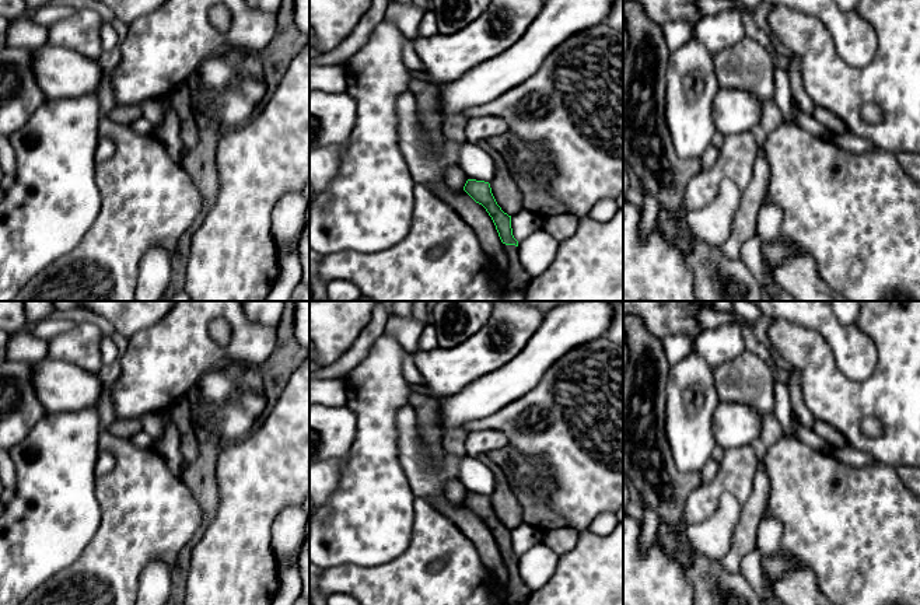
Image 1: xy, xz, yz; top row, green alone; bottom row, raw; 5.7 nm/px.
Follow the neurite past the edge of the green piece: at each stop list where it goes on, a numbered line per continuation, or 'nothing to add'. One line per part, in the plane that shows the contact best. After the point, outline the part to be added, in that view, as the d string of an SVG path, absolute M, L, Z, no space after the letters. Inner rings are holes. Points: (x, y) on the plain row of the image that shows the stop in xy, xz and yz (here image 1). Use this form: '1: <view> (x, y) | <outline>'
1: xz (516, 591) | M503 557L503 560L508 574L507 585L504 588L504 602L507 605L525 604L532 591L520 574L518 560L506 557Z

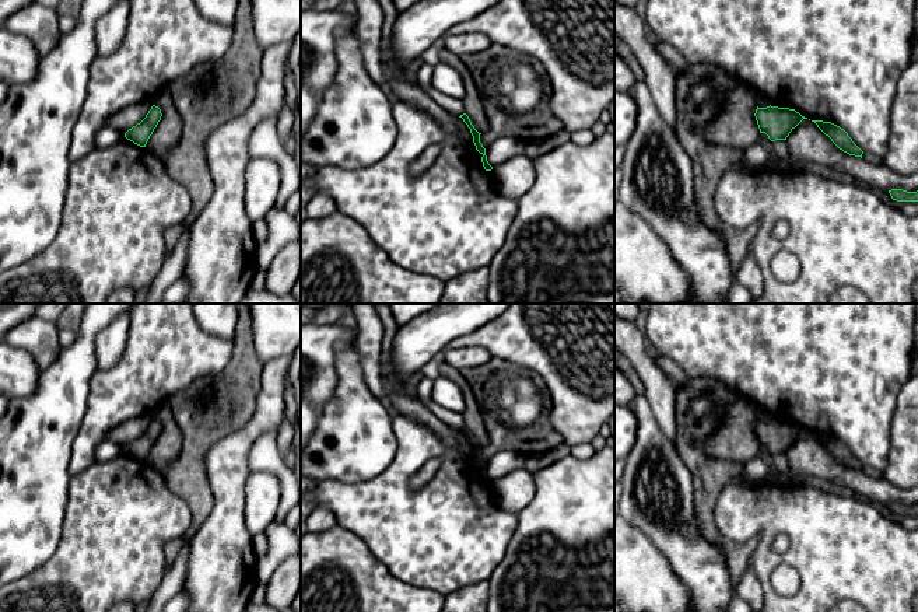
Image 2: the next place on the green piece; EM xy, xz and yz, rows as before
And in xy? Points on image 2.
nothing to add

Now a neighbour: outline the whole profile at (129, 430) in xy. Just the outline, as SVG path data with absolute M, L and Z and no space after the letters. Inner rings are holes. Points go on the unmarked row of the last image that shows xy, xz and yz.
M148 415L129 419L120 423L116 429L113 429L108 434L106 440L113 441L122 447L126 447L129 443L132 443L146 431L151 420L153 416Z

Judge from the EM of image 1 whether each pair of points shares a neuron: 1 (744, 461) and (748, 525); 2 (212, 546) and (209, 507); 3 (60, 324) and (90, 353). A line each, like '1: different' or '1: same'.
1: different
2: different
3: different

